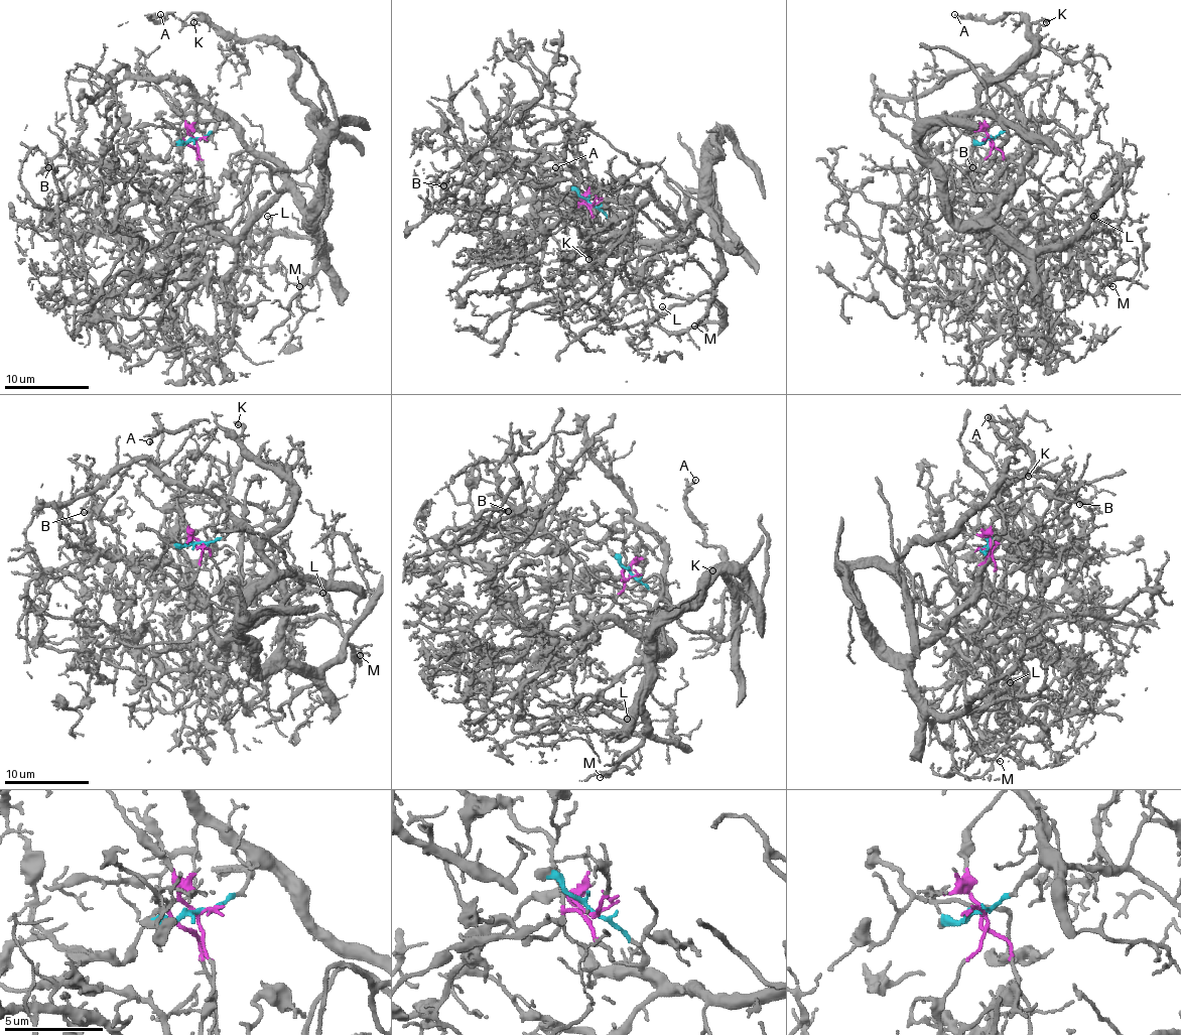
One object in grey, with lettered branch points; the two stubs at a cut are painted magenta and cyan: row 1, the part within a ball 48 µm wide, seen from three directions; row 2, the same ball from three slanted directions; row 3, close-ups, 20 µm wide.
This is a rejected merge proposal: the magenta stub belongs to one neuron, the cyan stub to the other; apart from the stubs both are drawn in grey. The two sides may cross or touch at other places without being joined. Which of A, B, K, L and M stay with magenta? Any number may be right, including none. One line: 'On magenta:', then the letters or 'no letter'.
On magenta: B

